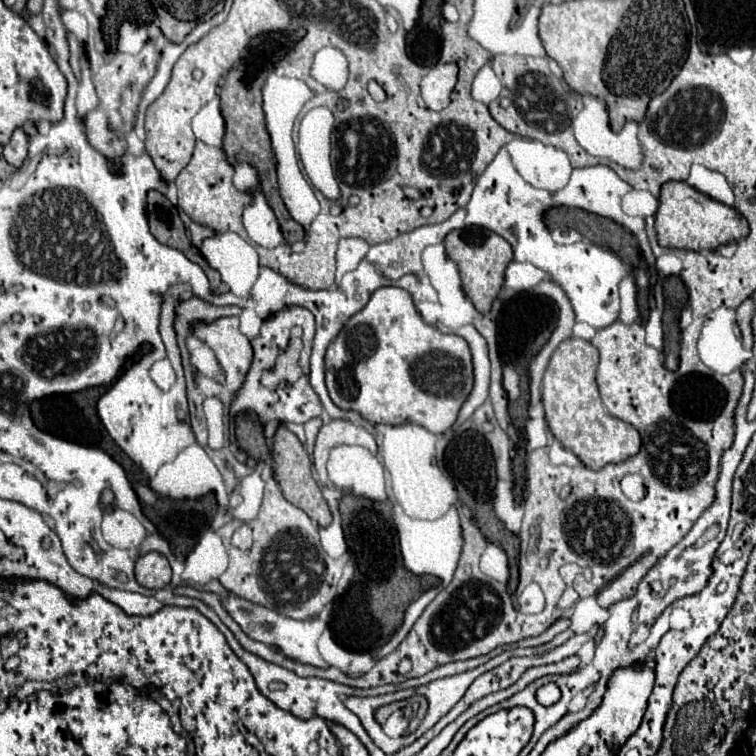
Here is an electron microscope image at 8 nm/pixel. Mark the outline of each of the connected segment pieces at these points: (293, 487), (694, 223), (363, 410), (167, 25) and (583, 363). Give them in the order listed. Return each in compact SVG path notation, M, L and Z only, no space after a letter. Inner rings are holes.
M278 426L276 434L274 434L274 444L272 444L272 456L274 456L274 476L276 476L276 482L280 484L282 488L282 494L284 498L298 506L300 510L306 510L306 514L318 522L320 526L328 526L332 522L332 514L330 514L330 508L322 496L322 490L318 486L318 482L312 478L312 464L310 464L310 458L304 450L304 446L300 444L300 440L296 438L296 434L292 434L288 428L284 426Z
M666 182L660 192L660 208L656 212L658 242L664 248L684 250L716 250L734 240L746 238L748 222L730 206L712 200L710 196L694 190L686 182Z
M396 286L378 288L368 304L356 312L326 350L326 386L332 402L342 410L354 410L372 424L414 422L432 434L452 428L458 412L474 386L474 366L468 342L456 334L442 334L418 314L412 296Z
M166 18L166 20L162 20L162 34L170 40L170 42L174 42L174 44L178 44L178 42L182 42L186 36L188 36L188 32L194 28L196 24L190 24L190 22L180 22L180 20L176 20L176 18Z
M568 338L552 354L542 384L542 402L552 434L592 470L600 470L612 462L624 462L640 450L638 430L618 418L612 418L604 410L596 386L596 368L598 350L586 340Z

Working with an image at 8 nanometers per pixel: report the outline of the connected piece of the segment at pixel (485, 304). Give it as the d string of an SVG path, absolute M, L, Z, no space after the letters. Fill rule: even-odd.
M464 228L464 230L452 230L446 240L446 254L450 260L456 262L462 274L462 288L466 296L472 300L478 312L488 314L492 310L492 302L498 296L502 288L502 278L506 272L506 266L514 260L514 250L508 240L498 236L492 230L486 228Z

